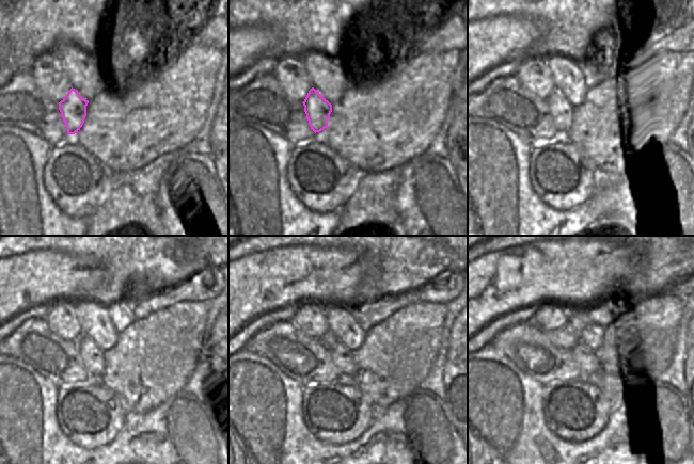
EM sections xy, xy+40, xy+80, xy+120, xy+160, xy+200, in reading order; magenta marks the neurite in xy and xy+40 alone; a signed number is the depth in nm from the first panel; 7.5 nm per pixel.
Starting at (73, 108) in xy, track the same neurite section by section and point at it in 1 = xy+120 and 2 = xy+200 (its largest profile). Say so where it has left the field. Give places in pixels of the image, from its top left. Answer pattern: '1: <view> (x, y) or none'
1: xy+120 (92, 356)
2: xy+200 (586, 358)

